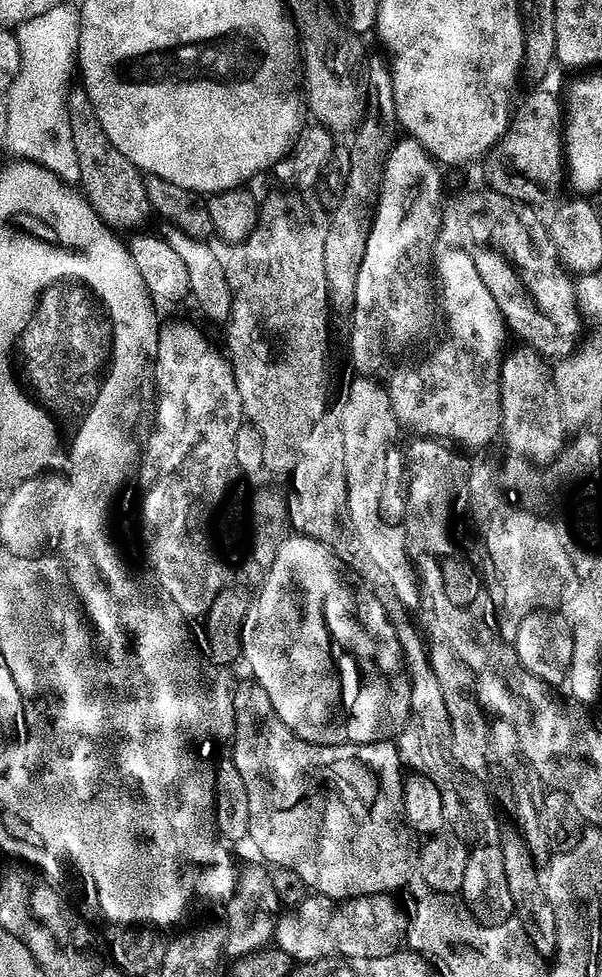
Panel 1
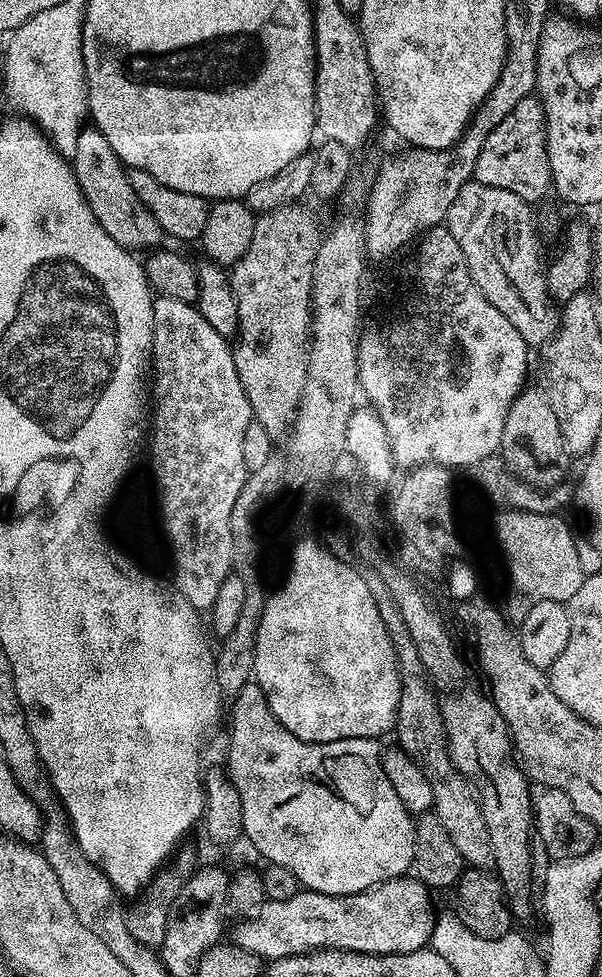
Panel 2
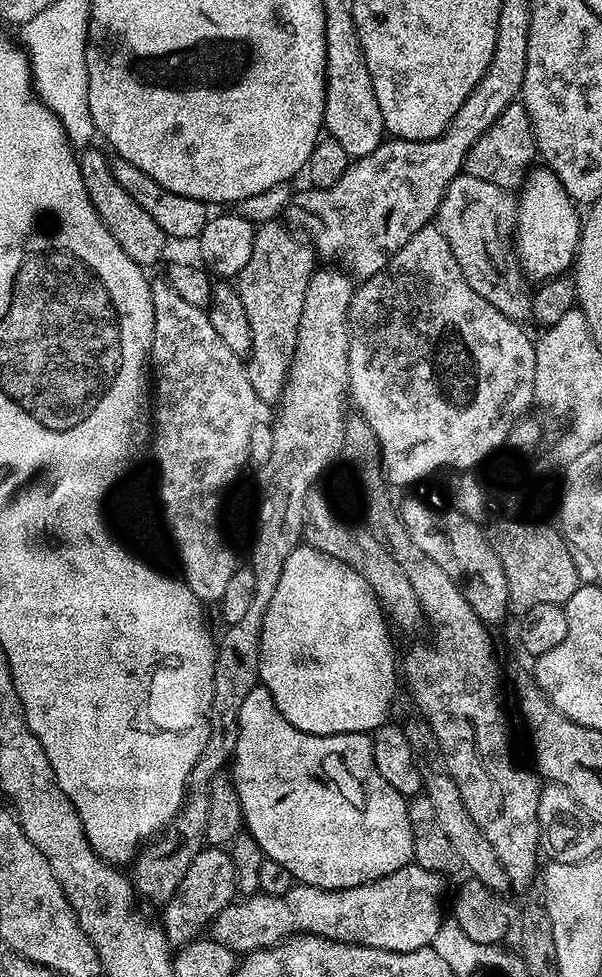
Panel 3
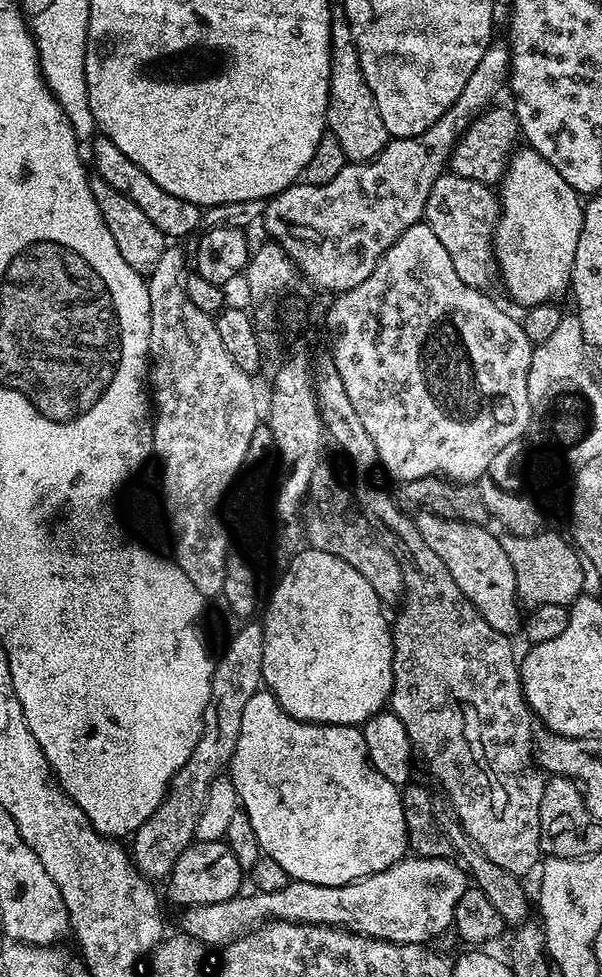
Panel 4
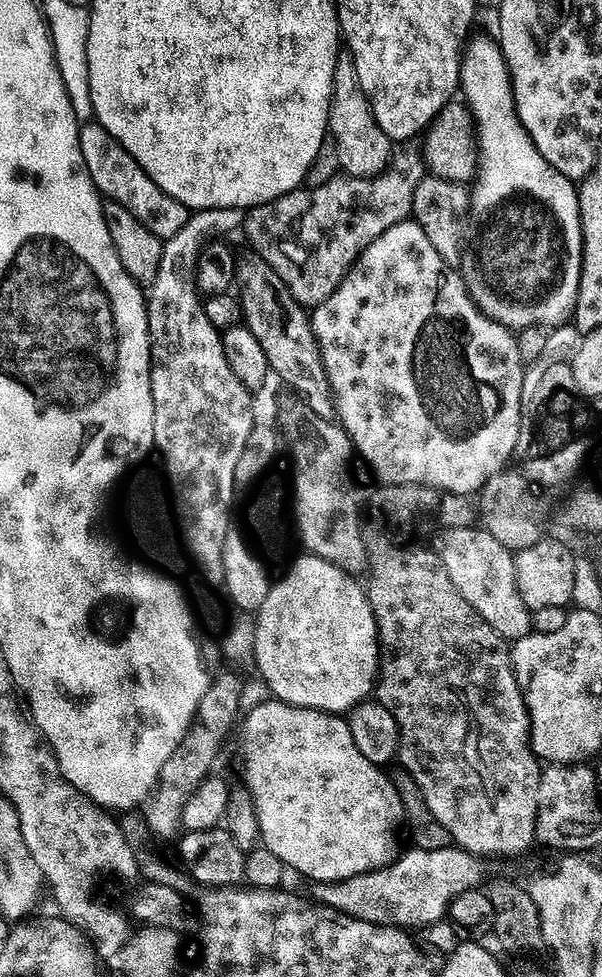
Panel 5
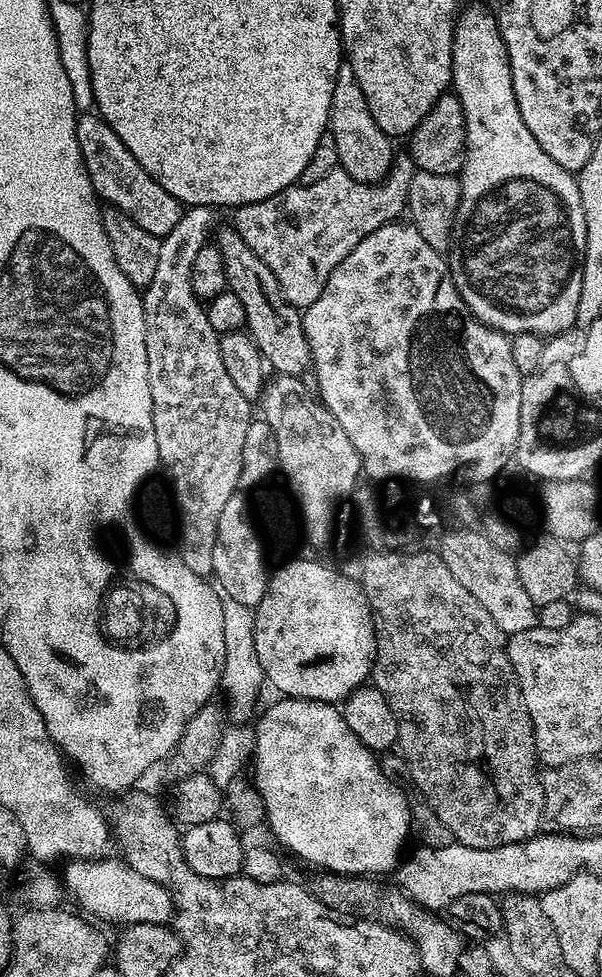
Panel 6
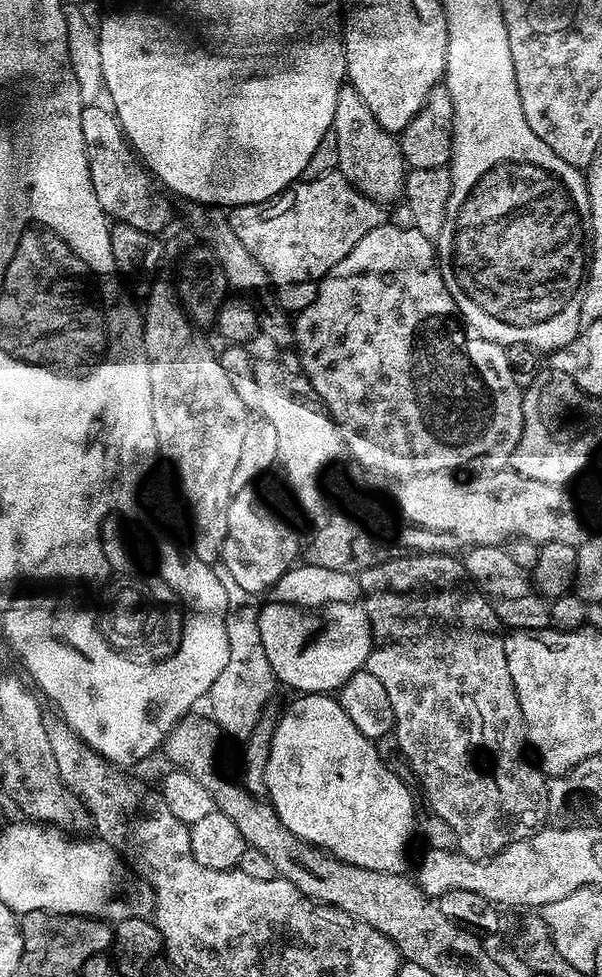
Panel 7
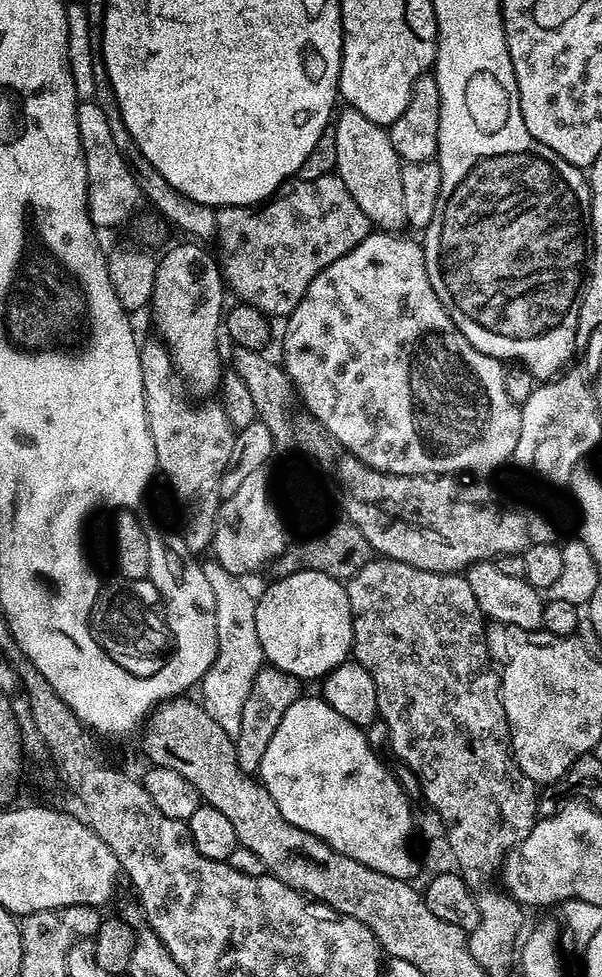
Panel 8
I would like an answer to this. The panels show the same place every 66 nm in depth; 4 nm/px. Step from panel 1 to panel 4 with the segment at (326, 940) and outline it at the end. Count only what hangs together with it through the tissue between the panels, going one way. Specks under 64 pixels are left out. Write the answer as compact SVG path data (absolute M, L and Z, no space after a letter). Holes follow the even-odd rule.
M412 854L399 860L394 866L382 870L378 874L370 874L361 880L350 882L346 886L318 886L316 883L289 881L282 890L272 892L252 892L250 896L241 894L226 902L213 904L194 904L183 909L184 917L180 924L183 935L198 938L205 946L233 944L240 936L255 932L269 919L294 921L299 924L324 924L331 928L345 928L359 936L369 936L375 940L385 940L391 944L423 944L440 936L446 926L452 924L454 906L458 906L458 898L470 887L470 877L463 867L452 858L422 858Z

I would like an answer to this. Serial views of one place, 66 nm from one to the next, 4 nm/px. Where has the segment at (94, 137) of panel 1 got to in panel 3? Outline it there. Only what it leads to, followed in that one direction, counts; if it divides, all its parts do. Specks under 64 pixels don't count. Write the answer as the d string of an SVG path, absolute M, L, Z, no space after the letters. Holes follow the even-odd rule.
M89 146L79 153L78 159L86 194L98 218L106 230L110 230L114 242L122 246L122 254L141 266L158 263L164 256L164 247L170 244L170 237L164 233L162 226L158 226L158 222L154 222L154 218L150 218L150 214L146 214L146 210L142 210L142 206L138 206L138 202L134 202L134 198L130 198L130 194L126 194L126 190L122 190L122 186L118 186L109 157L104 157L96 146Z

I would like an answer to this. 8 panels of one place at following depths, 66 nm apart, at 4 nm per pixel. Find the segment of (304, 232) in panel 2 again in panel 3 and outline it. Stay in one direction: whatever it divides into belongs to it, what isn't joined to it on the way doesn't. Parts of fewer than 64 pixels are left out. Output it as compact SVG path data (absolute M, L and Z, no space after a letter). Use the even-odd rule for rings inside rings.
M271 220L269 224L257 227L254 254L250 254L250 262L246 262L234 284L250 322L250 350L246 367L250 386L254 386L254 394L260 402L279 401L284 393L288 367L296 349L302 302L314 271L313 249L285 224L280 220Z

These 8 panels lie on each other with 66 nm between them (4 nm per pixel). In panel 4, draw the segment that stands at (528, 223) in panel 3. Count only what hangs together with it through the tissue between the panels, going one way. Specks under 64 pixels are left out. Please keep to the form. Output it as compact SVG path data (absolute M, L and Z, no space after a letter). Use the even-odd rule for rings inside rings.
M524 146L513 155L504 171L504 178L498 185L500 218L496 222L496 235L493 237L494 259L499 275L504 275L504 288L516 304L524 304L530 309L535 304L555 301L569 291L574 266L574 250L578 250L578 238L582 234L584 204L581 197L534 149Z

